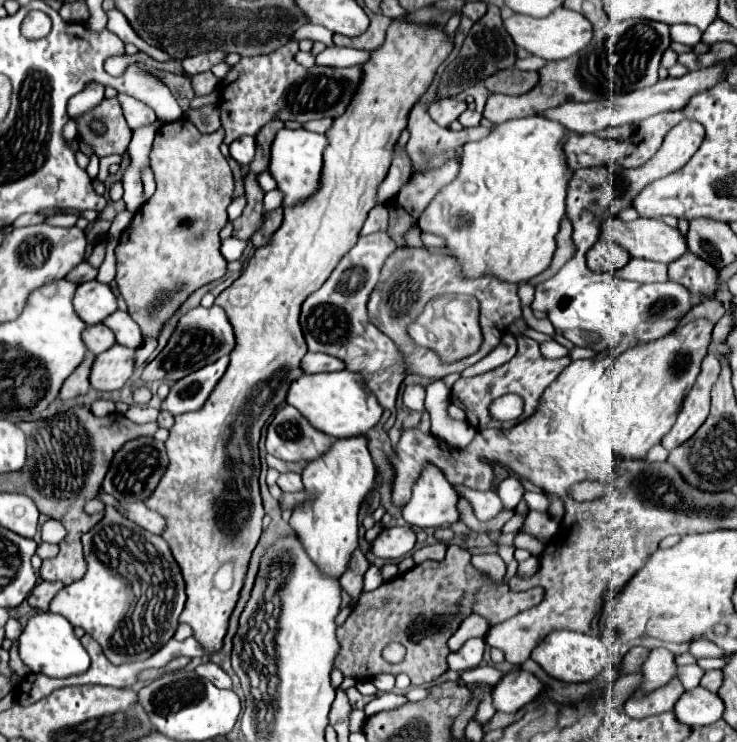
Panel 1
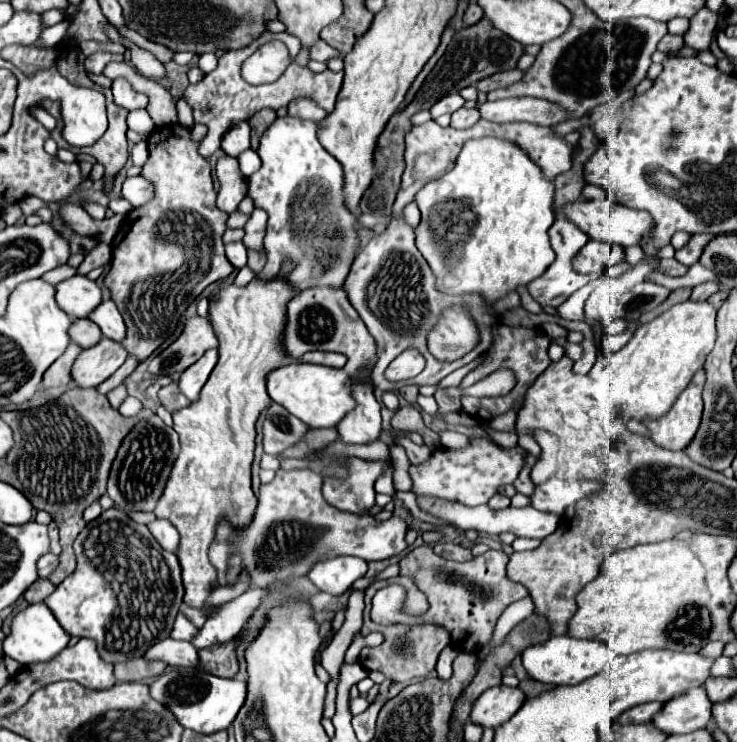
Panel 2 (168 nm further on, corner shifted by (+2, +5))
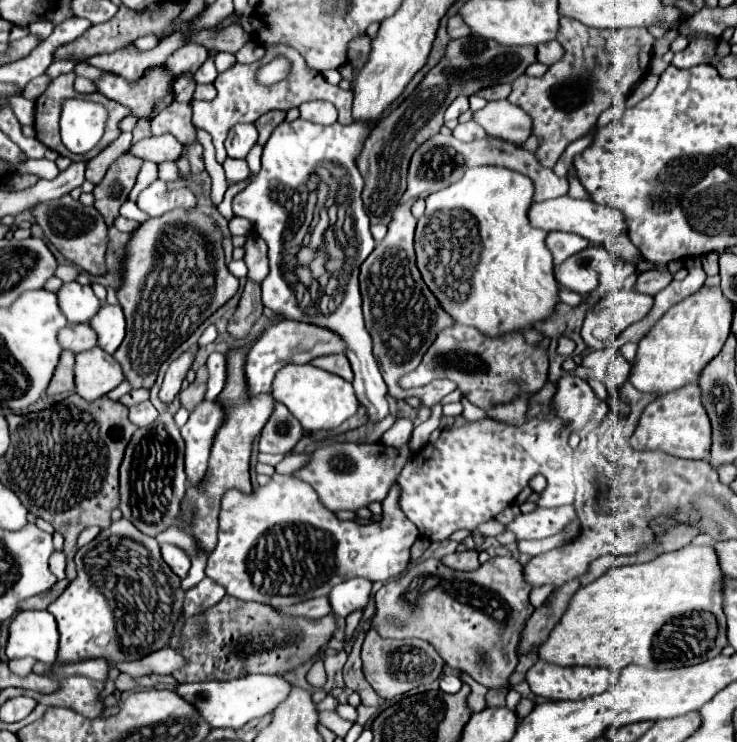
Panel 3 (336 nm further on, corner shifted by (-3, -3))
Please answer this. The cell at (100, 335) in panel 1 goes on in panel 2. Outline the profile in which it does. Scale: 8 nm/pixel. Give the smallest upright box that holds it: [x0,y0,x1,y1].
[69,319,103,349]

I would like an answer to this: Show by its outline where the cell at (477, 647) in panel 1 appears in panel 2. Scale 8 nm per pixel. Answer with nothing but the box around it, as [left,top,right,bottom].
[435,645,459,679]

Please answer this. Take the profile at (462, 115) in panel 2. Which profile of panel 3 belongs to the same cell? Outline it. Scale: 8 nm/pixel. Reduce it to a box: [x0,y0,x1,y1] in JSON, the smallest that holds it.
[452,121,486,141]

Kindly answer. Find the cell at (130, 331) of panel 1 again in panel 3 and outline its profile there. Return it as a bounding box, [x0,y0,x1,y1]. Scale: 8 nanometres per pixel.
[90,305,126,353]

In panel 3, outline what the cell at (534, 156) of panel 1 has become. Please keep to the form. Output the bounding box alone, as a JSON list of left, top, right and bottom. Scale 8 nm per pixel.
[416,165,558,337]

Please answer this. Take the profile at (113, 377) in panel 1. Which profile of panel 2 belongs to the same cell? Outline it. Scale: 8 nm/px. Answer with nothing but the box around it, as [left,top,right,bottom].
[71,339,127,387]

